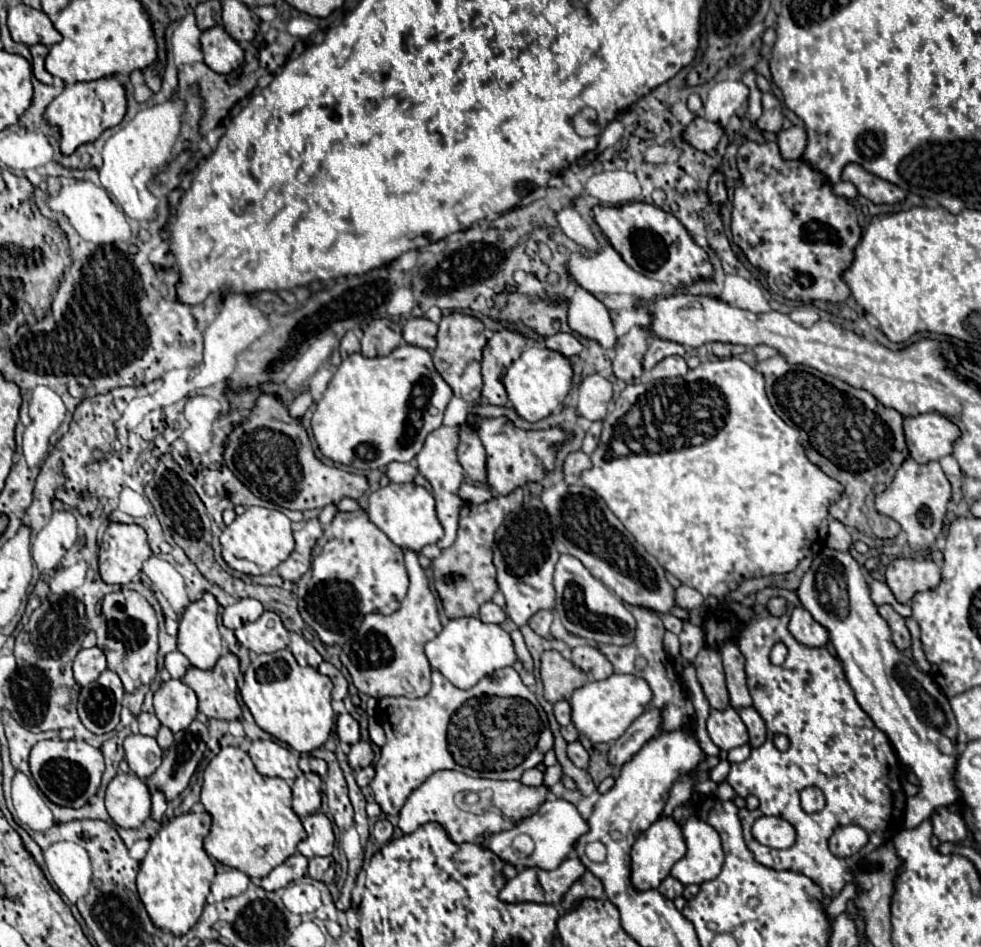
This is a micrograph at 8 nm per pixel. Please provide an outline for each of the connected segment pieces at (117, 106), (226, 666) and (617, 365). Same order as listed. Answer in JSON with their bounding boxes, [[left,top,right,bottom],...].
[[45,77,127,155],[183,653,241,721],[613,327,649,383]]

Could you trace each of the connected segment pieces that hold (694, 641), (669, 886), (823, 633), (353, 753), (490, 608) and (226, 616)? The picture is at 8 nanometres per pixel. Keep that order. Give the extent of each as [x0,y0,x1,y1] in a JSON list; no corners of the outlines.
[[679,621,705,659],[659,877,683,899],[789,607,829,647],[349,741,373,771],[479,601,507,625],[223,599,265,629]]

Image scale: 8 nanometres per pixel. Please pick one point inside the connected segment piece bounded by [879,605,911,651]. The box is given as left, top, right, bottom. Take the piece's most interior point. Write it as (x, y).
(901, 637)

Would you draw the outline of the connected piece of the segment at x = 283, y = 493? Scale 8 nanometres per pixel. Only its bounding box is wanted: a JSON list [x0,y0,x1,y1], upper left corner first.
[225,395,369,511]

